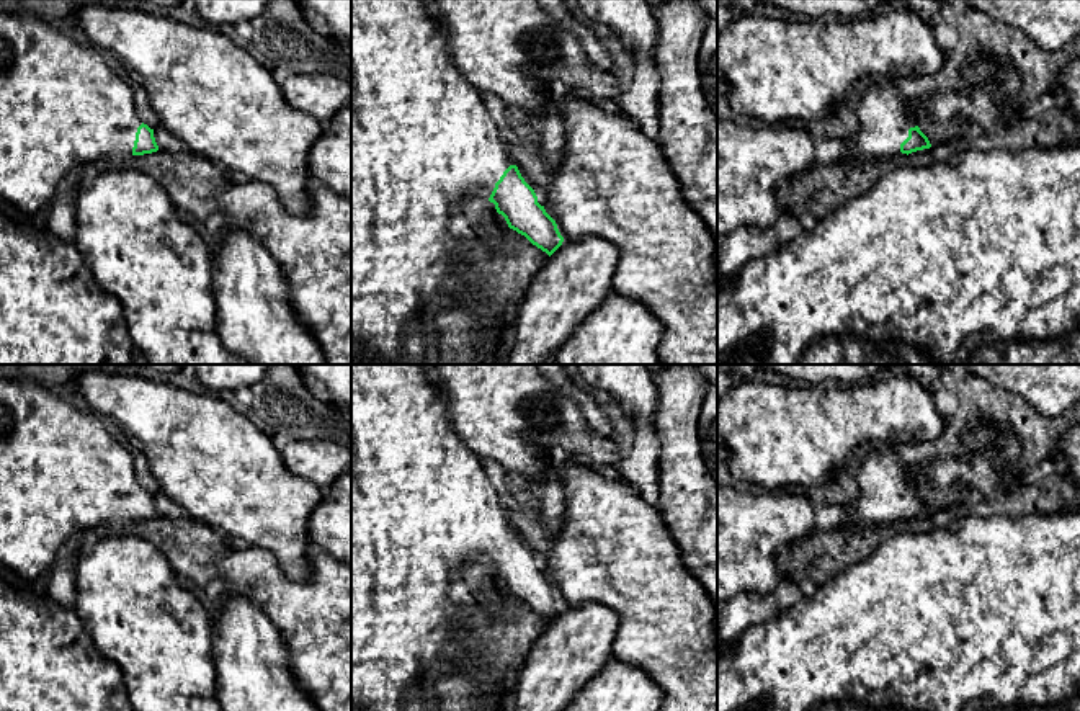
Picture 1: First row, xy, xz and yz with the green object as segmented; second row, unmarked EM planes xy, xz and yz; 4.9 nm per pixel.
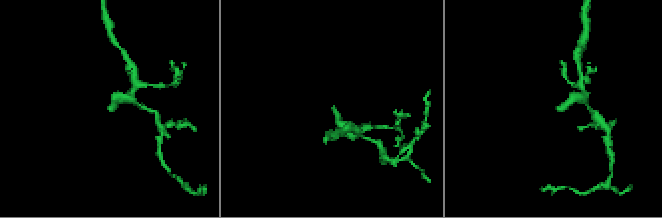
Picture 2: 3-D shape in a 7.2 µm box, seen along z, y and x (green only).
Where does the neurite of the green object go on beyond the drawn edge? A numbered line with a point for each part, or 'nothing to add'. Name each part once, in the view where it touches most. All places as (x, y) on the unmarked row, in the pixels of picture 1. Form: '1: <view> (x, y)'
1: xz (422, 507)

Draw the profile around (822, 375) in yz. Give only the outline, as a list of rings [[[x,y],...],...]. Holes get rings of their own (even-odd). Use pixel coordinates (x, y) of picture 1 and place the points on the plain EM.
[[[766,364],[770,371],[807,384],[864,384],[905,364]]]

